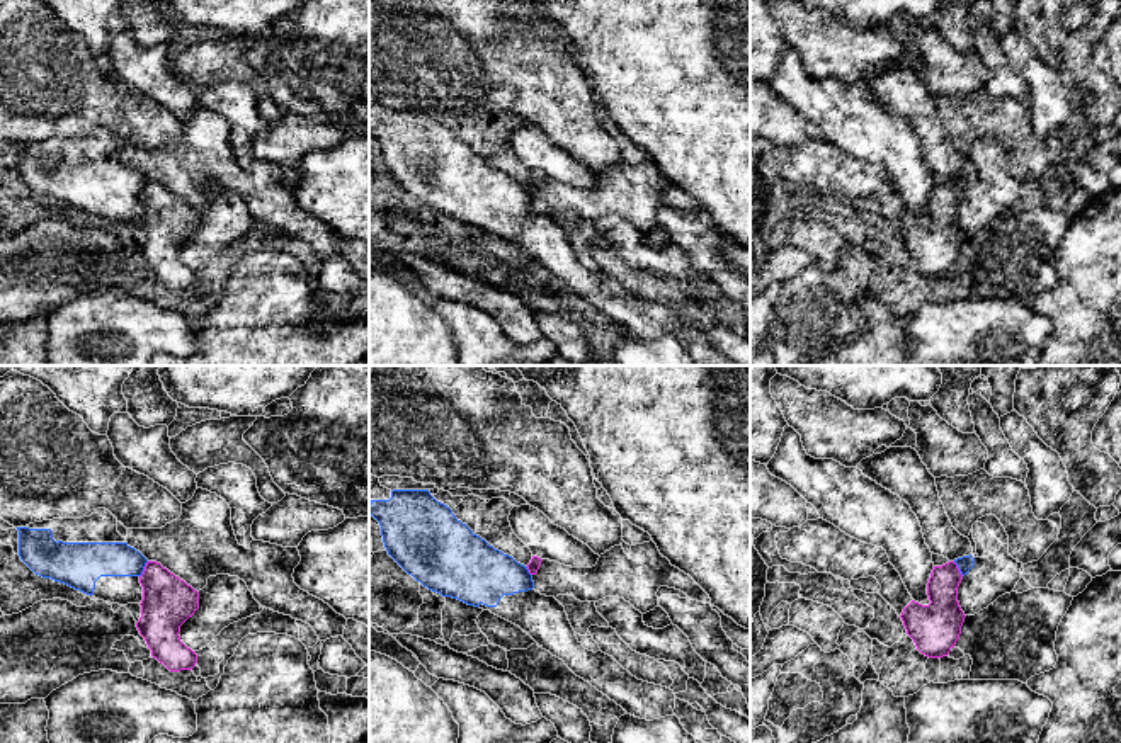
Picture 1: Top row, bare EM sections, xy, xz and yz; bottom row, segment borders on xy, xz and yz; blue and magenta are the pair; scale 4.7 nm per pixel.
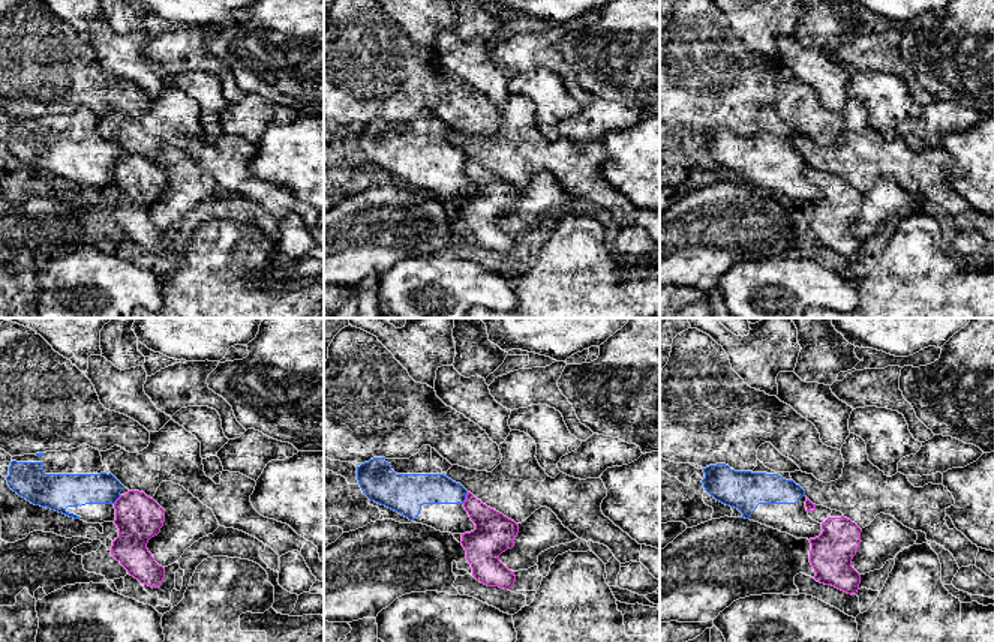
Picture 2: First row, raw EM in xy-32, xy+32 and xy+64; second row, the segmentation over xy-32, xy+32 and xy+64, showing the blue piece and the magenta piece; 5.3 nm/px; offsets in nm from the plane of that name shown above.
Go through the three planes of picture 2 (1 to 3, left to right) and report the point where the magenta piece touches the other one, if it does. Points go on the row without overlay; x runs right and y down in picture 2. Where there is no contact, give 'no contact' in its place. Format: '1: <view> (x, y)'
1: xy-32 (117, 162)
2: xy+32 (465, 162)
3: no contact

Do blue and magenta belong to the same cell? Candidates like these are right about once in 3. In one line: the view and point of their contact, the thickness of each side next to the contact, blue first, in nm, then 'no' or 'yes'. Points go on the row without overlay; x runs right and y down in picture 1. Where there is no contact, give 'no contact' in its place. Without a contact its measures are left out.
contact xy (143, 189); calibres 180 and 240 nm; no

